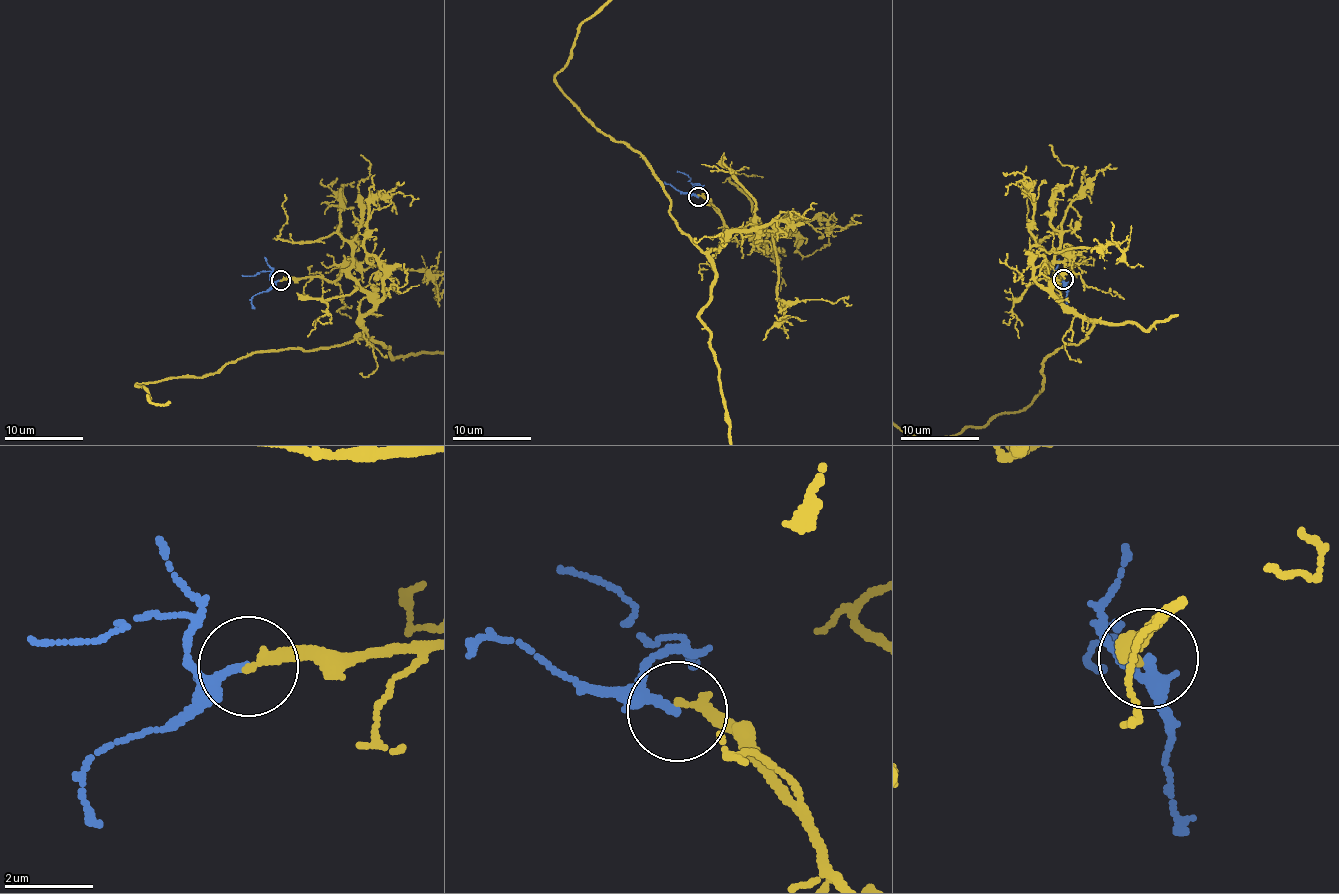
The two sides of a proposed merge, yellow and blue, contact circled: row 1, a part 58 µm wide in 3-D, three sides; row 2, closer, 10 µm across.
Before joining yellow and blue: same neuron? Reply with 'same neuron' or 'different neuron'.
different neuron

